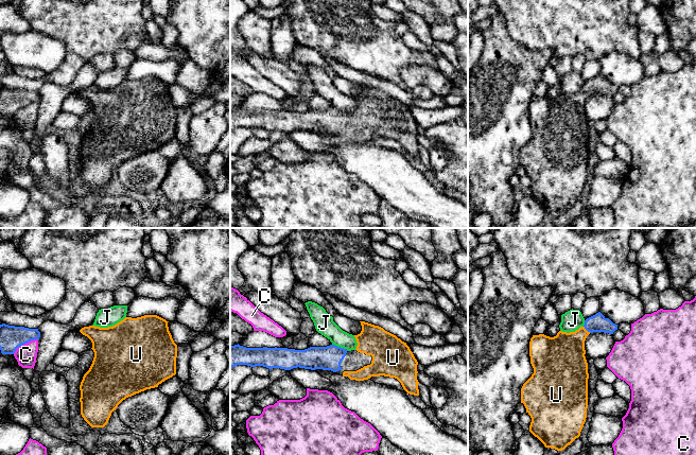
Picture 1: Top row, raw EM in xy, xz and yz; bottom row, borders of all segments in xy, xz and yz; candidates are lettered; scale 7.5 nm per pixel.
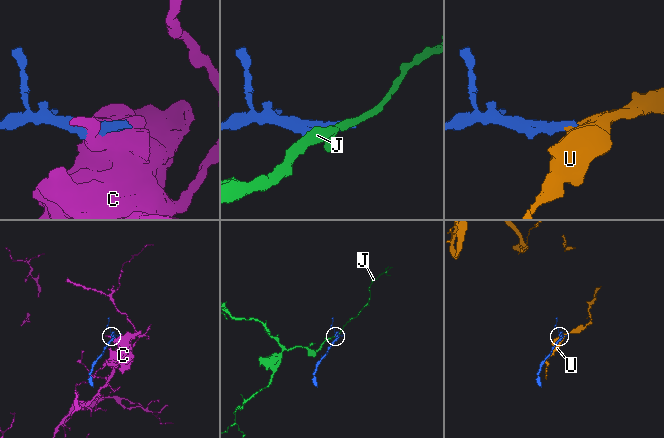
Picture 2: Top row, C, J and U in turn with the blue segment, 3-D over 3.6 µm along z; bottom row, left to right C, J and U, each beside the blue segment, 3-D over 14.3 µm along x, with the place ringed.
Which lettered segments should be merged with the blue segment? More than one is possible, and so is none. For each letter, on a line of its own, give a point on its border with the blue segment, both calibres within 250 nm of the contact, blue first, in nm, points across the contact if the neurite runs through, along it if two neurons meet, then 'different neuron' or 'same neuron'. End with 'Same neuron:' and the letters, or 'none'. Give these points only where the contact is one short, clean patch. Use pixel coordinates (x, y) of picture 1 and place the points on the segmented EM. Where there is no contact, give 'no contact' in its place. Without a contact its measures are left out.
C: xy (24, 343) | 180/160 nm | different neuron
J: xz (340, 347) | 180/150 nm | along xz (332, 344), (348, 350) | different neuron
U: yz (587, 330) | 140/300 nm | same neuron
Same neuron: U

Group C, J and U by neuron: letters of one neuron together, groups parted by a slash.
C / J / U

